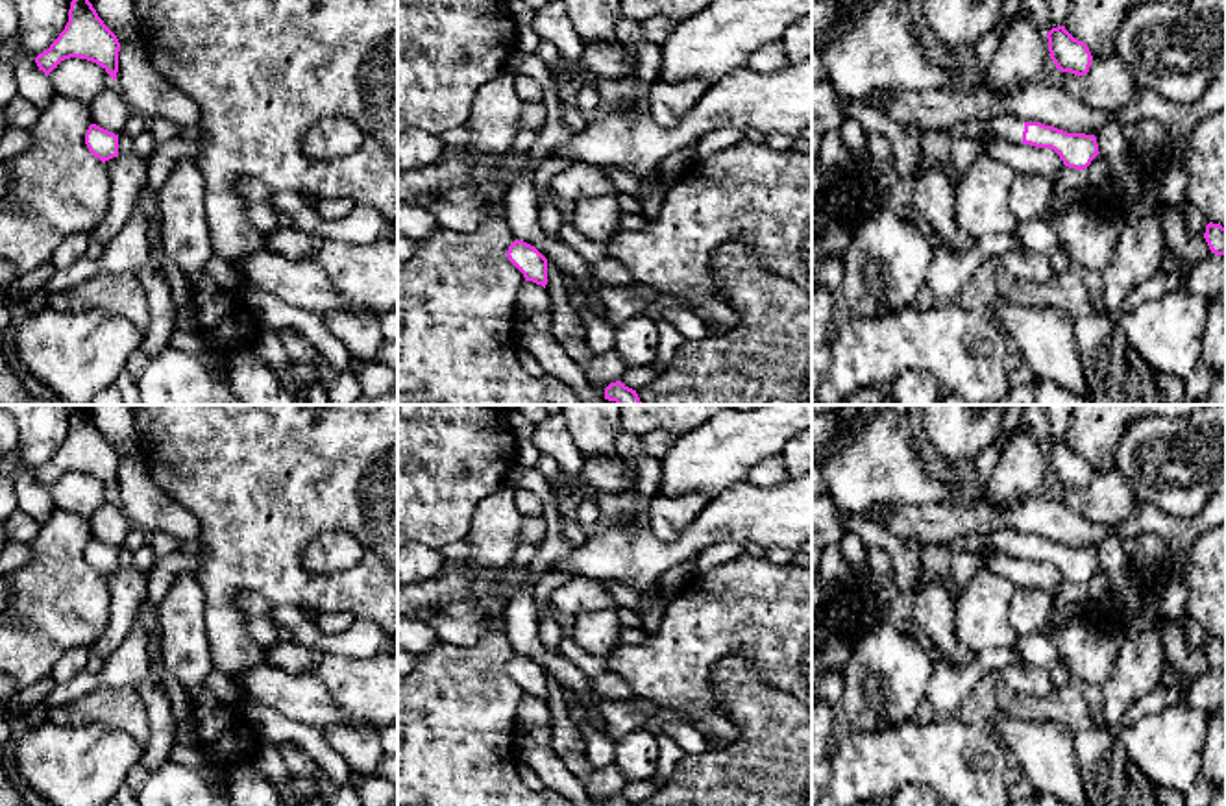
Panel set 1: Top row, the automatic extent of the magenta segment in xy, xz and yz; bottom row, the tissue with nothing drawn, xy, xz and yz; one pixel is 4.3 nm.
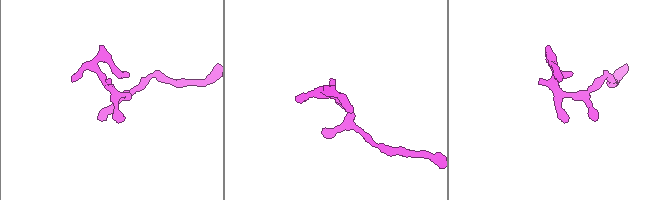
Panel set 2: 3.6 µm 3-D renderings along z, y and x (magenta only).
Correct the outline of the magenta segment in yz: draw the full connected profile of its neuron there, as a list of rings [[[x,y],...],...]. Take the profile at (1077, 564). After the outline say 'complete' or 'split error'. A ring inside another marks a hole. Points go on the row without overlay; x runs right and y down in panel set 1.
[[[989,532],[984,545],[993,547],[1011,558],[1030,558],[1054,564],[1065,580],[1084,584],[1100,568],[1097,551],[1085,547],[1067,547],[1041,536],[1024,536],[1017,532]]] | split error

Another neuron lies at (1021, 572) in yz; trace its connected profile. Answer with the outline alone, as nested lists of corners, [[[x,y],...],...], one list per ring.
[[[984,553],[984,569],[1008,579],[1015,588],[1039,588],[1056,597],[1060,584],[1065,580],[1060,569],[1050,562],[1030,558],[1011,558],[1002,553]]]

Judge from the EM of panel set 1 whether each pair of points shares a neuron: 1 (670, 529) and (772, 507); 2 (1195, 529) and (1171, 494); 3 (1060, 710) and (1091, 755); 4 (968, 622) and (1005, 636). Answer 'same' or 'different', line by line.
1: different
2: different
3: same
4: same

